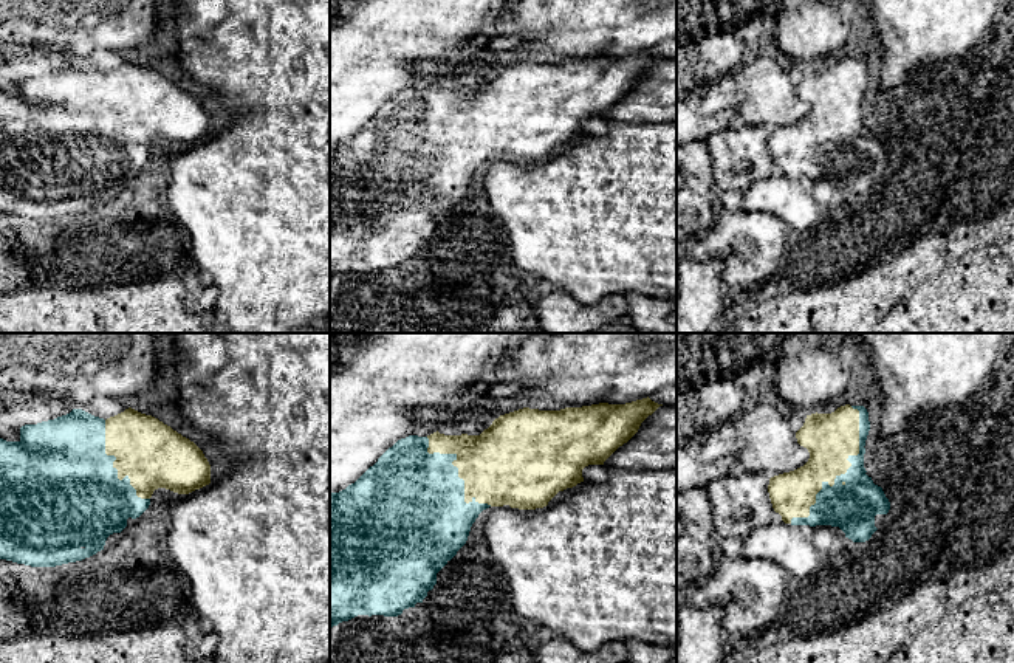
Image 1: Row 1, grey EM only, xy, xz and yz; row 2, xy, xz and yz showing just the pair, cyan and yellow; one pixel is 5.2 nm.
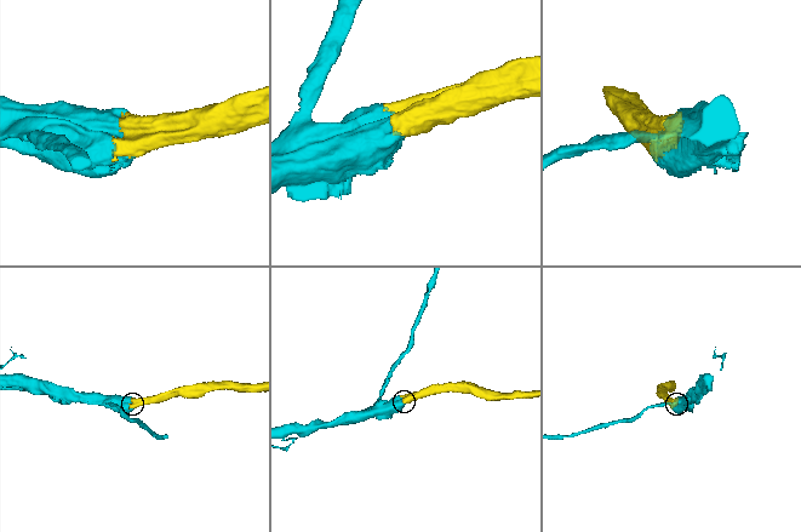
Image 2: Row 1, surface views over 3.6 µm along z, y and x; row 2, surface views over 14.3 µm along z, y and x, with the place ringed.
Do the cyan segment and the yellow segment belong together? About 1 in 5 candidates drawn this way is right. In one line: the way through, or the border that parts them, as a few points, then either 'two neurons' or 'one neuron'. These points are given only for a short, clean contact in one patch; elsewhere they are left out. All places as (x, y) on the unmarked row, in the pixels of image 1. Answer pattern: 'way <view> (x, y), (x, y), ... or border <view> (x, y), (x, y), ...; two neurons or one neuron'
one neuron

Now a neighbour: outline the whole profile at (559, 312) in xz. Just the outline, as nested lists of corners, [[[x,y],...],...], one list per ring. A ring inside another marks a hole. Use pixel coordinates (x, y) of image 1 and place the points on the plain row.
[[[557,288],[536,301],[534,313],[542,333],[593,333],[610,322],[624,319],[627,294],[611,294],[594,305],[585,305]]]

